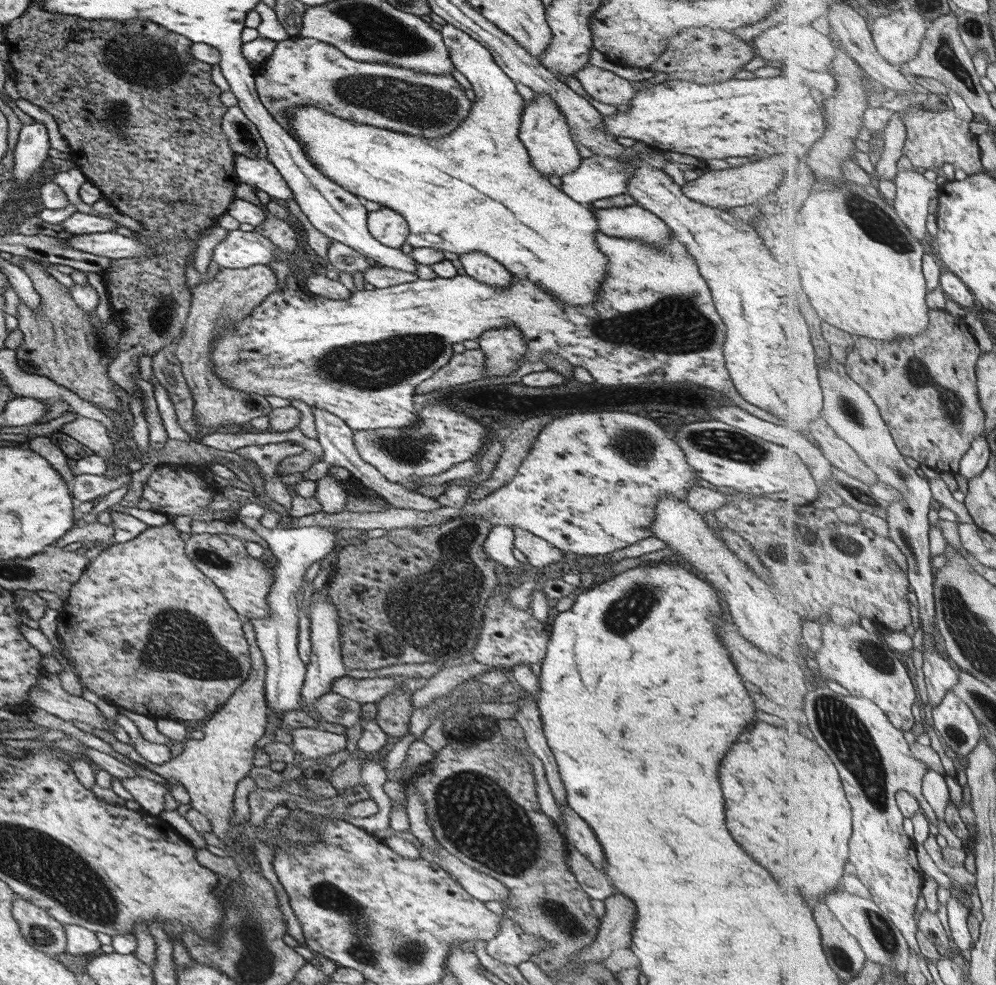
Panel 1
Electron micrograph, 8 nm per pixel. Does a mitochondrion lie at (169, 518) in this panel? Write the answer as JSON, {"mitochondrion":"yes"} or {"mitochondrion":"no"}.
{"mitochondrion":"no"}

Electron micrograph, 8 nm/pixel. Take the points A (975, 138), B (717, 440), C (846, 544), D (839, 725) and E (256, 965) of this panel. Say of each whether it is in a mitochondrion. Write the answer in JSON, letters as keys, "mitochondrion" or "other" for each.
{"A":"other","B":"mitochondrion","C":"mitochondrion","D":"mitochondrion","E":"mitochondrion"}

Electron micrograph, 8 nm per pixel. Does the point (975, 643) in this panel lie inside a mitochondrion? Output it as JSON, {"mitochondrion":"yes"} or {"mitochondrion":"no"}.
{"mitochondrion":"yes"}

